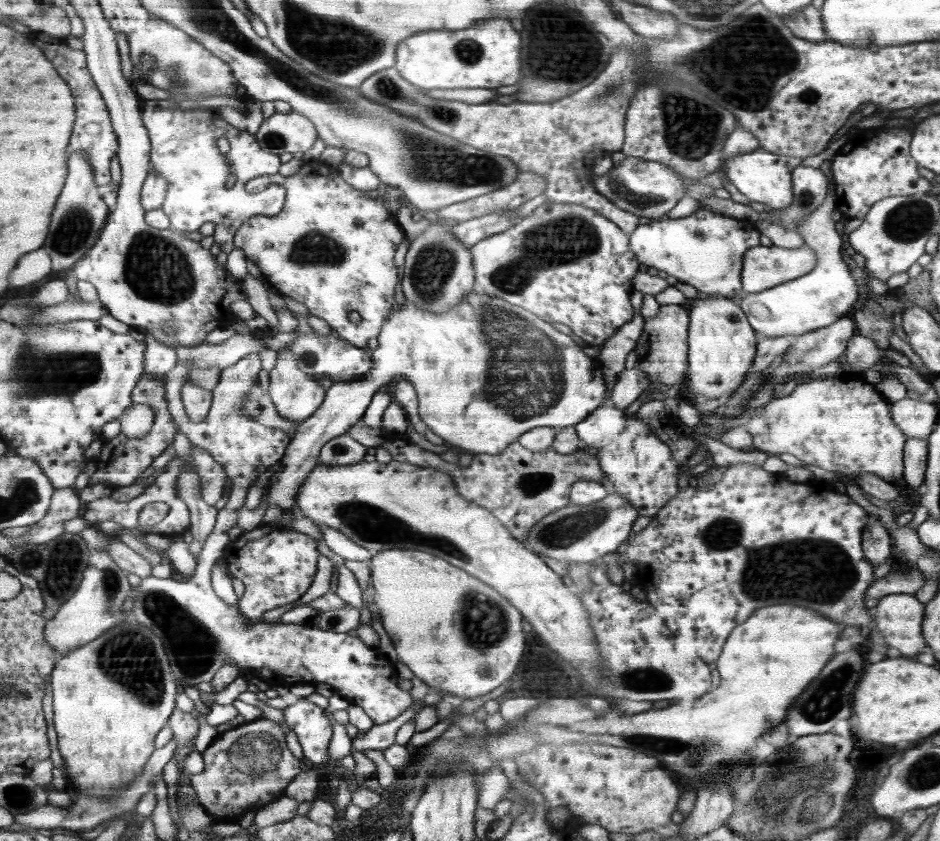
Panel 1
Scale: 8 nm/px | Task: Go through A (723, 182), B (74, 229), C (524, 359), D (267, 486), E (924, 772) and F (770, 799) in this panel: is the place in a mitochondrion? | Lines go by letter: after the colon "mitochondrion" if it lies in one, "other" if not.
A: other
B: mitochondrion
C: mitochondrion
D: other
E: mitochondrion
F: mitochondrion

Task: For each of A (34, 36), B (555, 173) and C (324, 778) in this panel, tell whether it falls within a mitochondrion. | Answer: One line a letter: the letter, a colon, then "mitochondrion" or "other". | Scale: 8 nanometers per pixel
A: other
B: other
C: other

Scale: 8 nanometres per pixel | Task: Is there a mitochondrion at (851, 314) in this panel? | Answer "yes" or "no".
no

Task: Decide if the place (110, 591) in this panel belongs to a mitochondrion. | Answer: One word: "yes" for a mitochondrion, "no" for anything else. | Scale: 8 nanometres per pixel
yes

